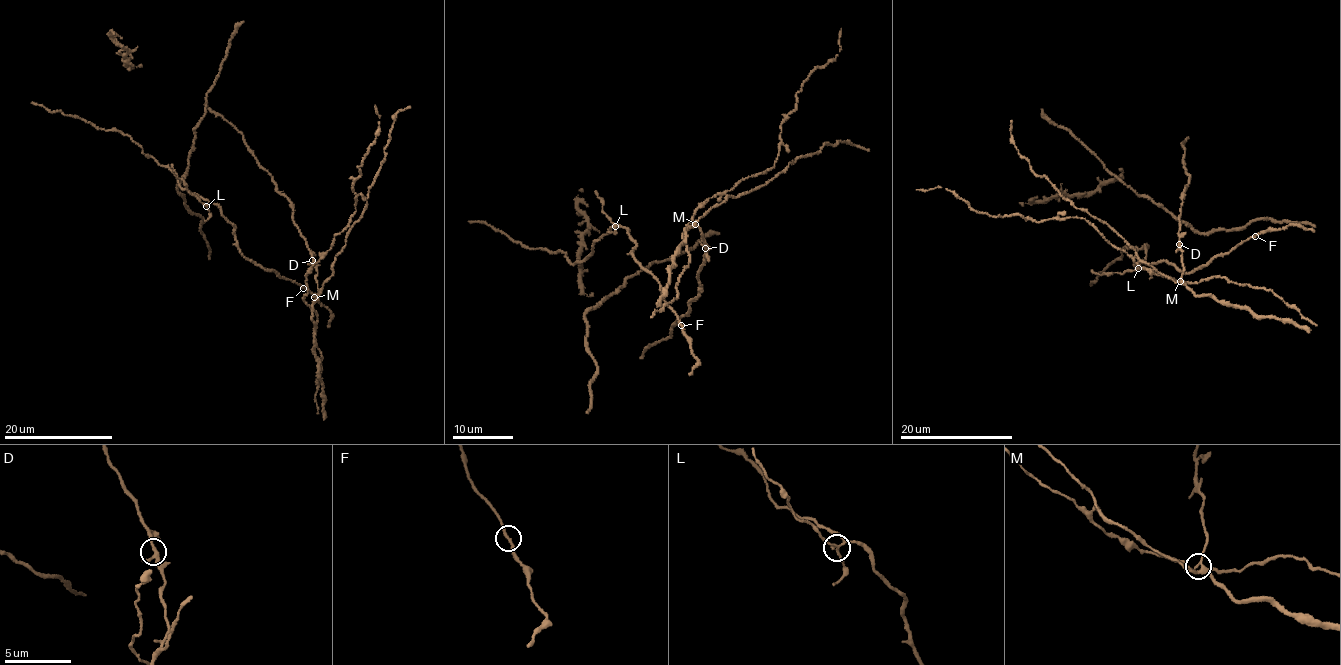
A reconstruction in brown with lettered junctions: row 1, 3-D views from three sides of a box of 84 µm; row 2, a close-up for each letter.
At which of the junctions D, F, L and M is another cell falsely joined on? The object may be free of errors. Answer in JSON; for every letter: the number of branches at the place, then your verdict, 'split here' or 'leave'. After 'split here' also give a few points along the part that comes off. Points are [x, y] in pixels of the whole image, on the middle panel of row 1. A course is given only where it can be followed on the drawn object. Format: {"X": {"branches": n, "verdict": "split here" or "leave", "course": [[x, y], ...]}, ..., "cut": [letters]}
{"D": {"branches": 3, "verdict": "leave"}, "F": {"branches": 2, "verdict": "leave"}, "L": {"branches": 4, "verdict": "split here", "course": [[615, 226], [602, 210], [602, 198], [595, 192]]}, "M": {"branches": 4, "verdict": "leave"}, "cut": ["L"]}

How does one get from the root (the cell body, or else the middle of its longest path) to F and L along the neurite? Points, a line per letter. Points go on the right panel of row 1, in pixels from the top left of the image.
F: (1211, 258), (1228, 254), (1255, 235)
L: (1211, 258), (1203, 267), (1190, 273), (1165, 261), (1138, 262), (1139, 269)

